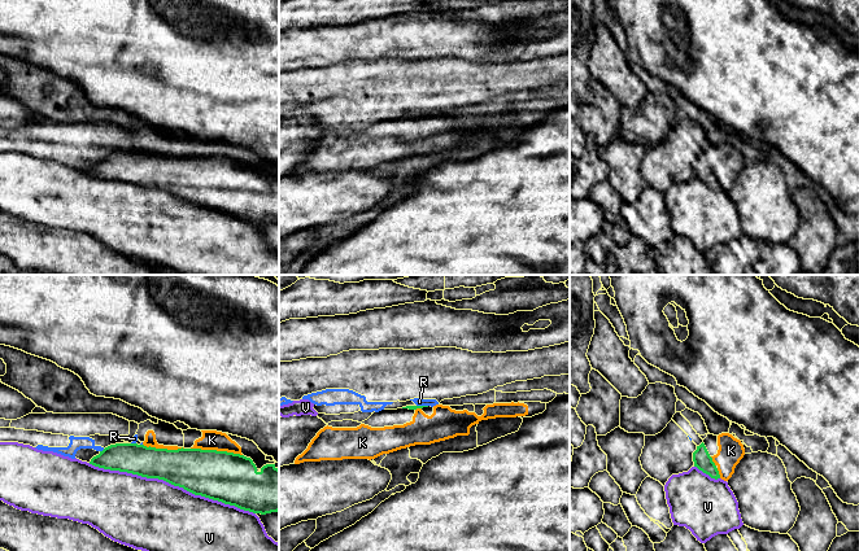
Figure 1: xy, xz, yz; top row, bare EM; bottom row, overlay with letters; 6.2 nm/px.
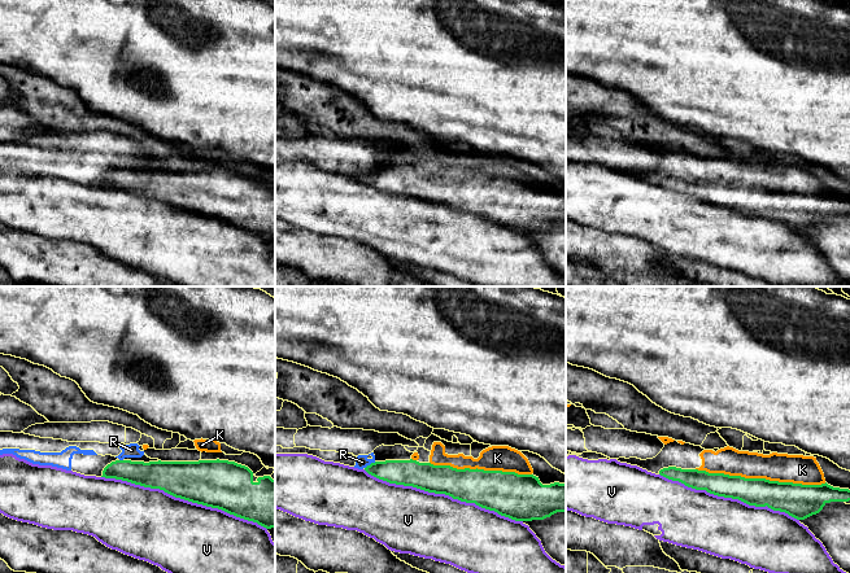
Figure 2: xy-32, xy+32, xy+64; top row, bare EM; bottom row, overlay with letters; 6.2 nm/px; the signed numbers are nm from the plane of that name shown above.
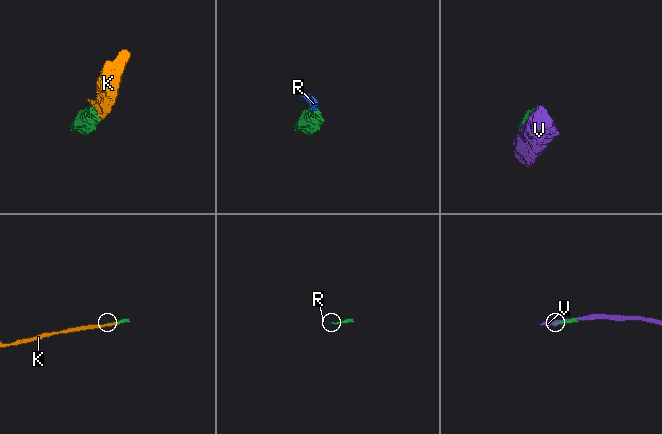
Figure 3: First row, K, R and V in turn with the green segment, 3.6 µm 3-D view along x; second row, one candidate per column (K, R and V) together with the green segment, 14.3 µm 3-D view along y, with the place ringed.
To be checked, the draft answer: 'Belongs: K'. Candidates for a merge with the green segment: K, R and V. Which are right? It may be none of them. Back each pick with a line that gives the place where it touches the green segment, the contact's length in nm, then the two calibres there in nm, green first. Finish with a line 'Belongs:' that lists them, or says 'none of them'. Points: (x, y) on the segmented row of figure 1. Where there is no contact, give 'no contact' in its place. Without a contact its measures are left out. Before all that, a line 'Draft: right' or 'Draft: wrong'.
Draft: right
K: meets green in xy at (216, 450); contact 320 nm long; 320 nm thick on the green side, 130 nm on the other
Belongs: K

